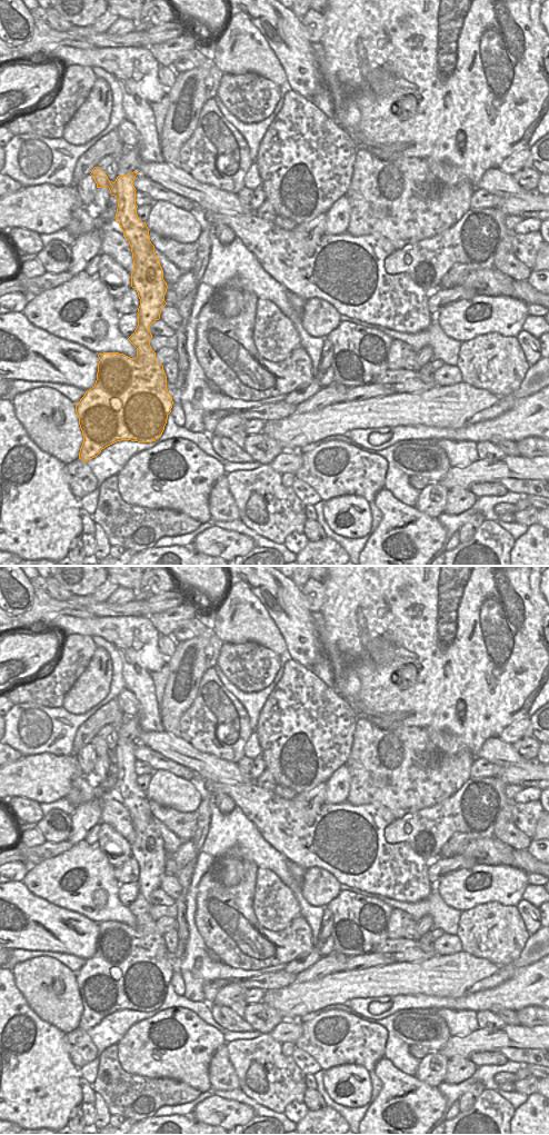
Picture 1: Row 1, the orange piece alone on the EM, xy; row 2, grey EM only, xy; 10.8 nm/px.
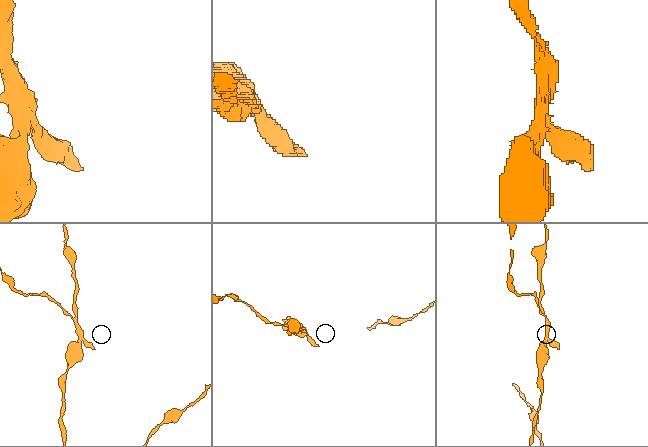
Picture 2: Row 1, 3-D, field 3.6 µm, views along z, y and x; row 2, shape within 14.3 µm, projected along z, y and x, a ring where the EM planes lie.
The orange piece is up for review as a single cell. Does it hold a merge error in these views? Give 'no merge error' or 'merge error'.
merge error

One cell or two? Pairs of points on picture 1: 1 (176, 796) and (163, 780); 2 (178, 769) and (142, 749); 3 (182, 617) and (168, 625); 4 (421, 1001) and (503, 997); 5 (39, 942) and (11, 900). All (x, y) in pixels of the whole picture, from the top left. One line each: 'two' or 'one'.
1: one
2: one
3: one
4: one
5: one

